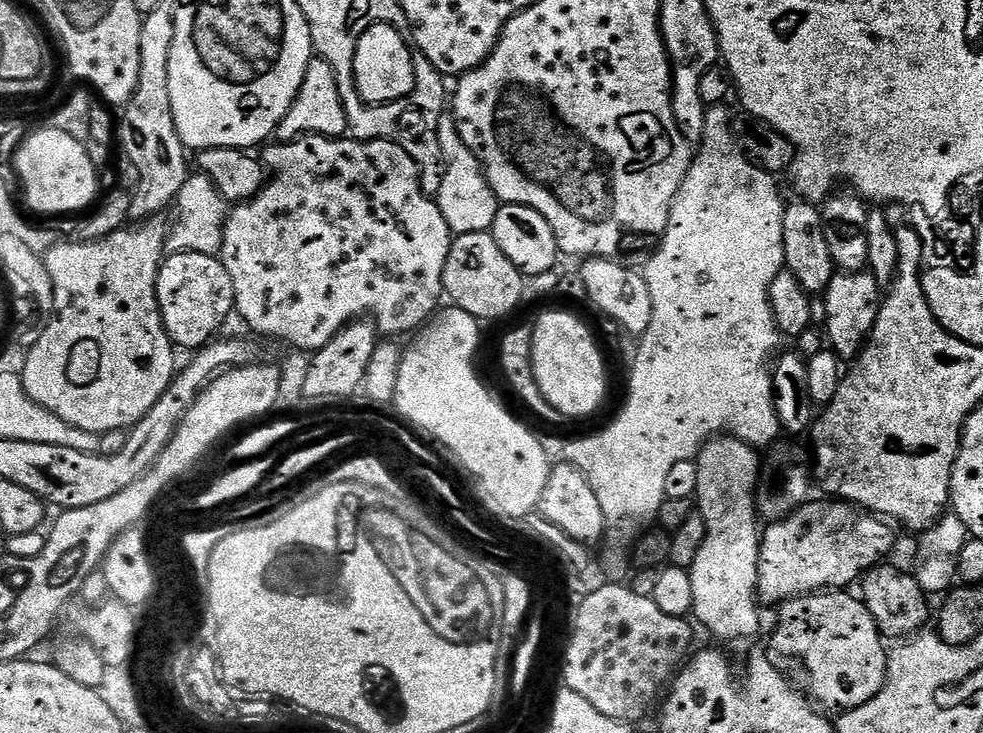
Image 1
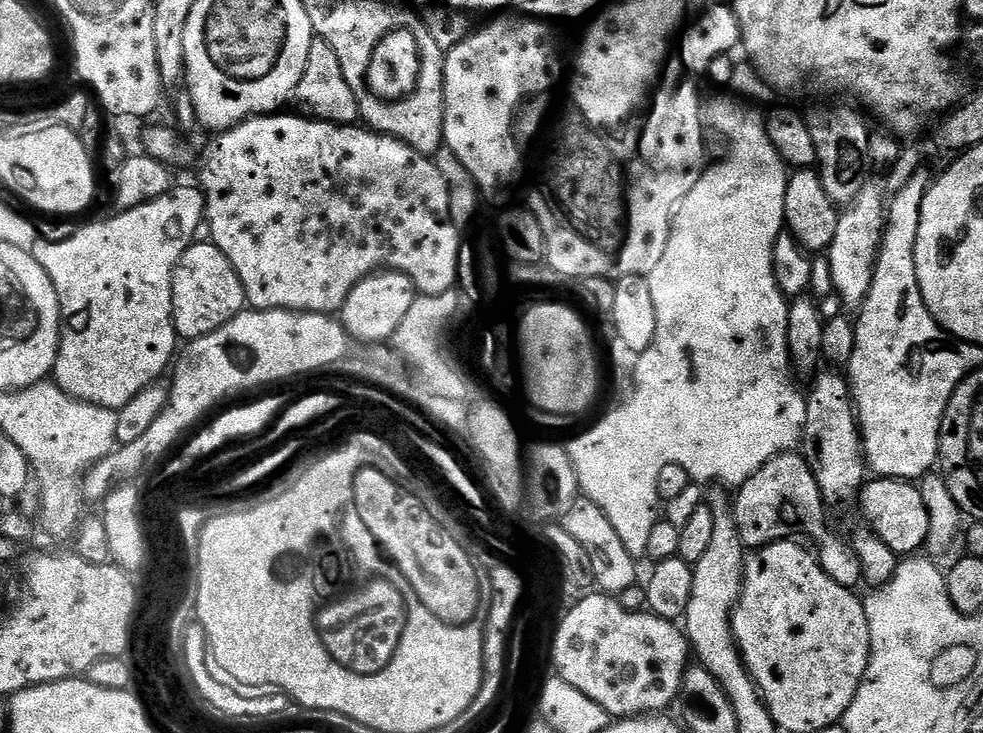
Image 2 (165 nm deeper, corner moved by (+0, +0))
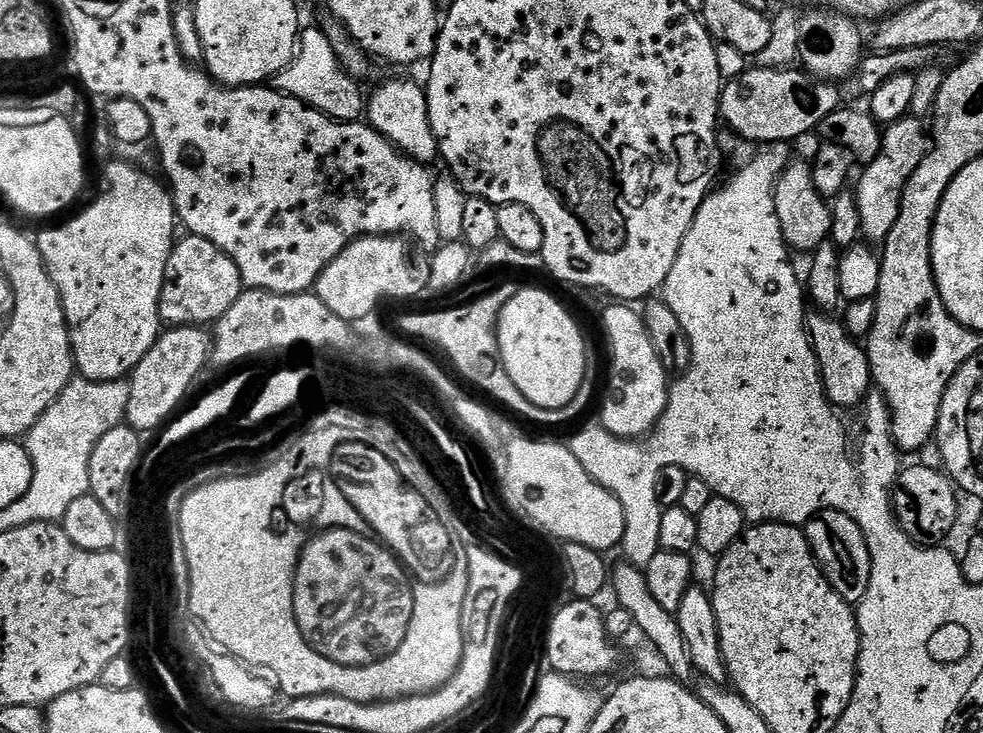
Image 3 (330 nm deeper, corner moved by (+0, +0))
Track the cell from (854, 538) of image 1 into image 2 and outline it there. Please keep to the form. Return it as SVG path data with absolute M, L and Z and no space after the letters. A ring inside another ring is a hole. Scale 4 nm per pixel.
M872 478L860 489L858 508L864 511L864 516L872 531L878 533L882 542L890 546L897 554L916 554L919 548L923 549L930 534L930 514L926 510L926 502L922 502L922 494L915 483L906 480L890 480L887 478Z

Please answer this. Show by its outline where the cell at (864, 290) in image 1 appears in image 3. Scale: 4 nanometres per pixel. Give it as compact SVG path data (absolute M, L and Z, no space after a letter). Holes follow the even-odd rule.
M911 114L895 120L883 129L882 146L878 150L878 158L863 165L864 173L860 181L854 185L858 202L858 218L860 219L860 235L865 241L882 242L894 230L894 222L898 222L898 210L902 206L902 194L906 190L906 182L918 170L922 158L926 158L930 147L930 136L926 131L925 121Z

